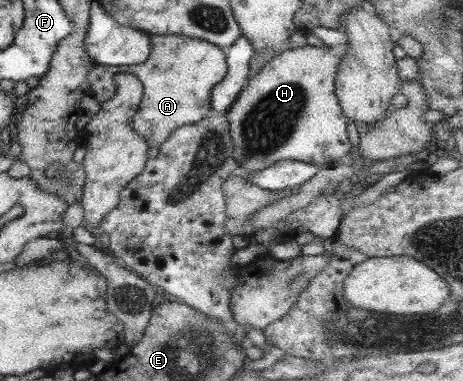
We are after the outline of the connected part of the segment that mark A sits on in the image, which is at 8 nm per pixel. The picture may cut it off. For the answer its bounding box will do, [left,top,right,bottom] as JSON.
[85,33,227,149]

